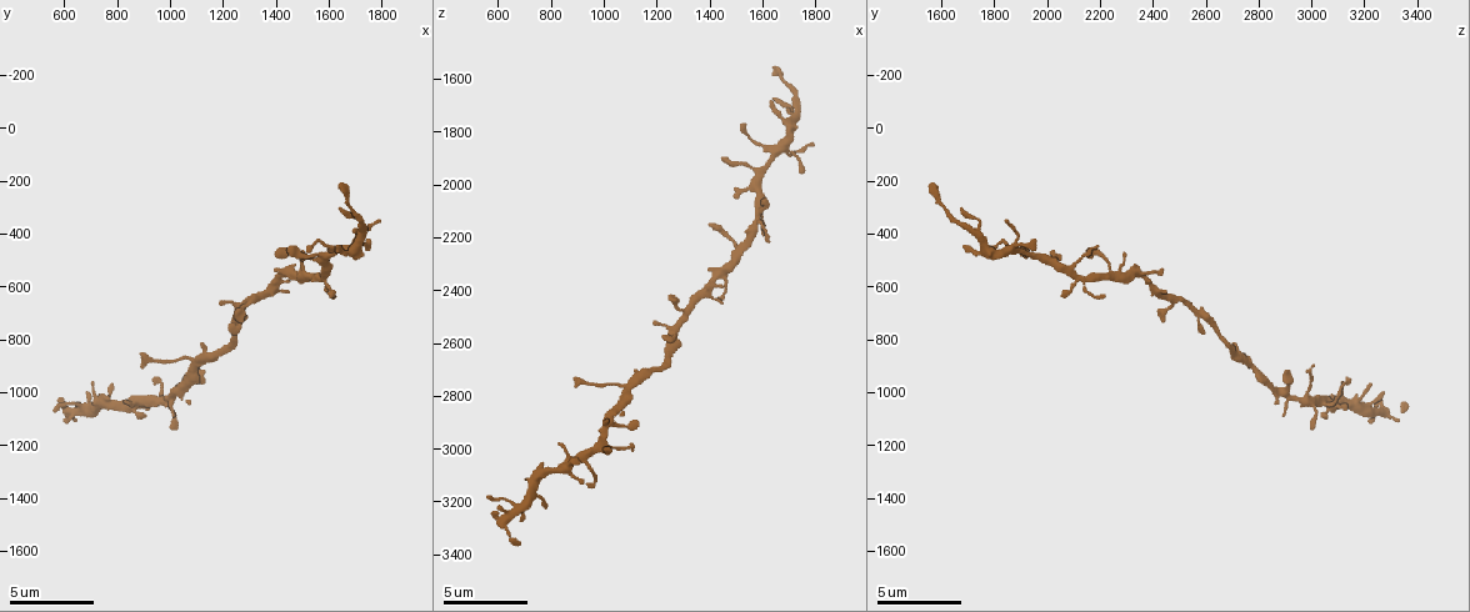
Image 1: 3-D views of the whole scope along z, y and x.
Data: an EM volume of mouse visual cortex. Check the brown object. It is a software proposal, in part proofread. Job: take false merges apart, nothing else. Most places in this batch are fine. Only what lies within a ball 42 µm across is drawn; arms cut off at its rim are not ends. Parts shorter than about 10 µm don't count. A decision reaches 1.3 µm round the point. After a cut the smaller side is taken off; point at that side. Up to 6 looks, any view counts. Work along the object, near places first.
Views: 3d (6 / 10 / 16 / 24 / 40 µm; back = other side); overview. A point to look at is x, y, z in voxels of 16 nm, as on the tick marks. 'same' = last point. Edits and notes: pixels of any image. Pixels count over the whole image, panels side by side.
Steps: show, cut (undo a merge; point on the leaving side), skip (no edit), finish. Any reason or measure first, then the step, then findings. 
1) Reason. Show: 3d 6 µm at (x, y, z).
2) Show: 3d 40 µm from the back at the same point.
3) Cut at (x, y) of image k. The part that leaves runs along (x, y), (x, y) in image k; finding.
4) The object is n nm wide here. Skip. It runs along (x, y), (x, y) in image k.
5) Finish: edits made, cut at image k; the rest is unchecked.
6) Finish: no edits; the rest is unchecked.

Narrows sharply. Show: 3d 10 µm at (1110, 890, 2760).

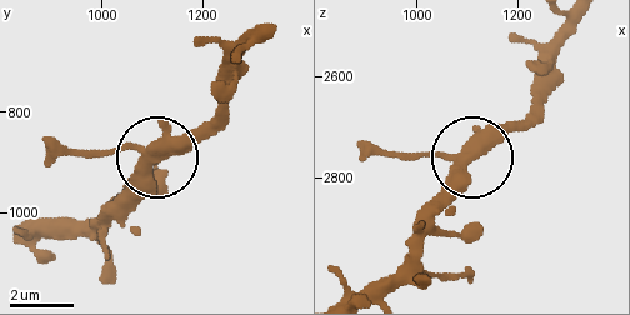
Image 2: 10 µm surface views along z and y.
3 arms meet here. Skip. Continuous, no second cell.

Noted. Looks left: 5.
Four-way junction. Show: 3d 10 µm at (1290, 650, 2520).

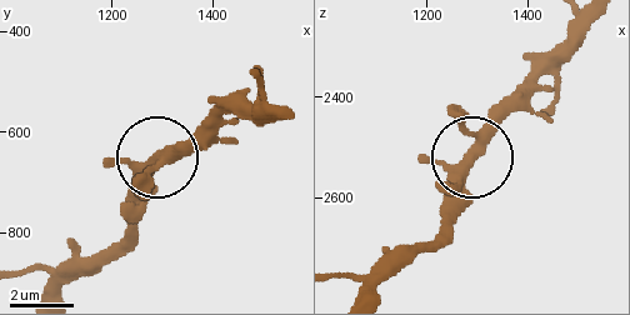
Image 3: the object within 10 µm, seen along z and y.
Show: 3d 10 µm from the back at (1280, 660, 2525).

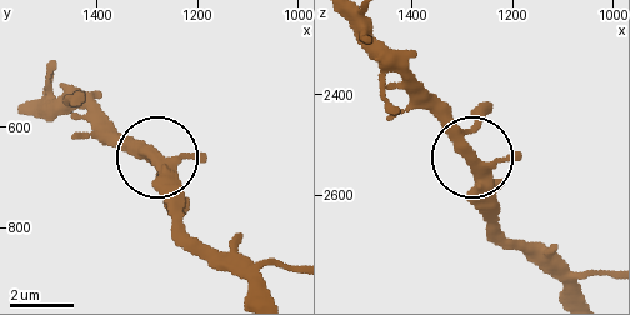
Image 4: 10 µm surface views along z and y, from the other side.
The object is 280 nm wide here. Skip. It runs along (154, 164), (170, 208), (170, 236) in image 4; all the same cell.

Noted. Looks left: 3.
A narrow waist. Show: 3d 10 µm at (1620, 480, 1930).

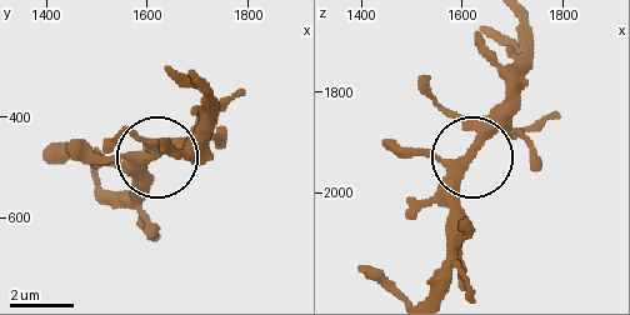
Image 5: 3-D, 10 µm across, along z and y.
Show: 3d 10 µm from the back at (1610, 475, 1925).

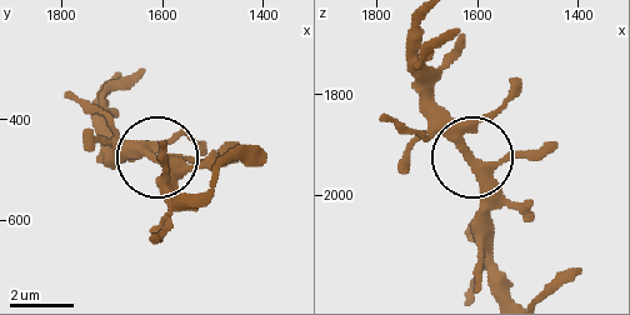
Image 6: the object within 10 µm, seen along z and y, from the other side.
3 arms meet here. Skip. It runs along (509, 290), (490, 250), (485, 170), (413, 91) in image 6; one cell here.

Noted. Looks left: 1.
Finish: no edits; the rest is unchecked.

